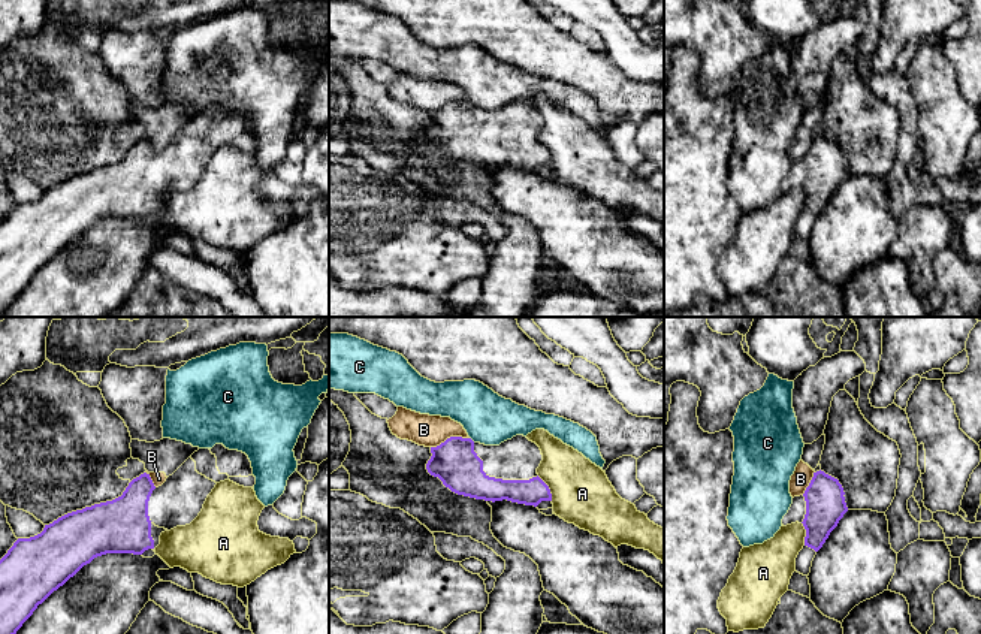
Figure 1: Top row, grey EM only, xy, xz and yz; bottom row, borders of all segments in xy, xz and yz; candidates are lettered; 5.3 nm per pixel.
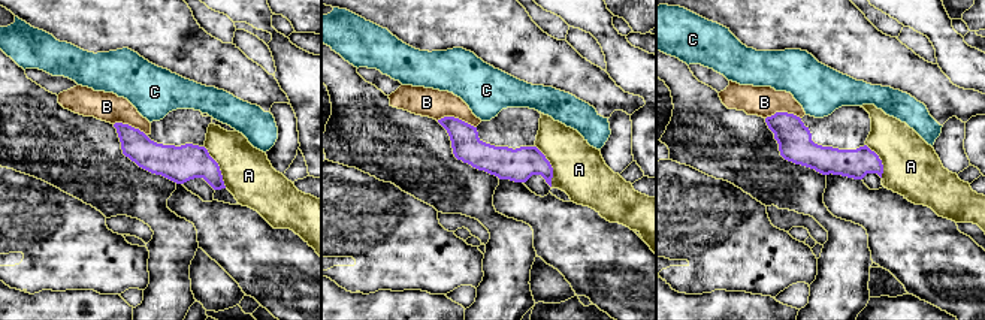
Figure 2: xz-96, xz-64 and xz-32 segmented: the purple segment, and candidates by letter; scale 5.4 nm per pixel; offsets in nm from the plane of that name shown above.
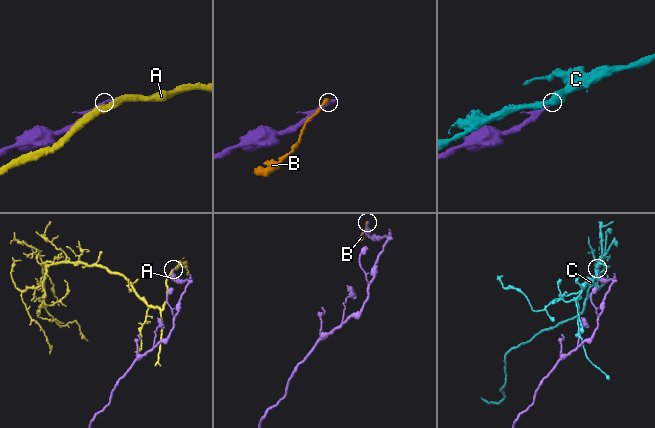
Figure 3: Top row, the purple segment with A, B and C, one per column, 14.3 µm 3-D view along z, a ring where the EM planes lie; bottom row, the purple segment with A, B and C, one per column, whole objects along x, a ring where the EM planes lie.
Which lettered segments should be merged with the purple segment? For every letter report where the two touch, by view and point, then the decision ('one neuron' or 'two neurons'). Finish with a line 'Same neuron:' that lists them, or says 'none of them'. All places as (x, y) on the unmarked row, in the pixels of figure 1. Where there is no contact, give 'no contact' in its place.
A: meets purple in xz at (548, 153); two neurons
B: meets purple in xz at (450, 102); two neurons
C: meets purple in xz at (471, 105); two neurons
Same neuron: none of them

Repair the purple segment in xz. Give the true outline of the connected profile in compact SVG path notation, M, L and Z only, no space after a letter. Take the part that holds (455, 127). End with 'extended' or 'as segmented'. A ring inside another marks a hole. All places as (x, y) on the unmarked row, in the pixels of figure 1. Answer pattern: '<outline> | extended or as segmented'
M516 100L499 111L485 111L471 103L450 102L437 112L431 112L426 135L438 142L452 157L485 166L511 166L537 172L541 166L552 166L549 151L538 142L537 133L543 126L540 112L523 100Z | extended

